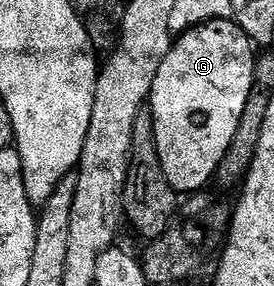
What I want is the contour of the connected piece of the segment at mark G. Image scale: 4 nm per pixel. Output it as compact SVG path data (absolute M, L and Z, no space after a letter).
M234 18L214 19L184 31L172 42L171 52L161 61L157 77L153 81L149 114L155 123L155 144L161 157L161 169L176 193L199 191L214 180L217 165L225 157L225 149L233 145L233 133L245 113L245 101L249 101L249 89L253 89L256 48L251 38L240 29Z

